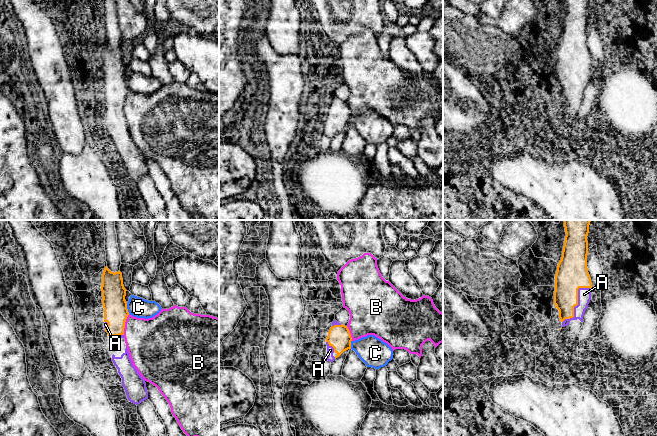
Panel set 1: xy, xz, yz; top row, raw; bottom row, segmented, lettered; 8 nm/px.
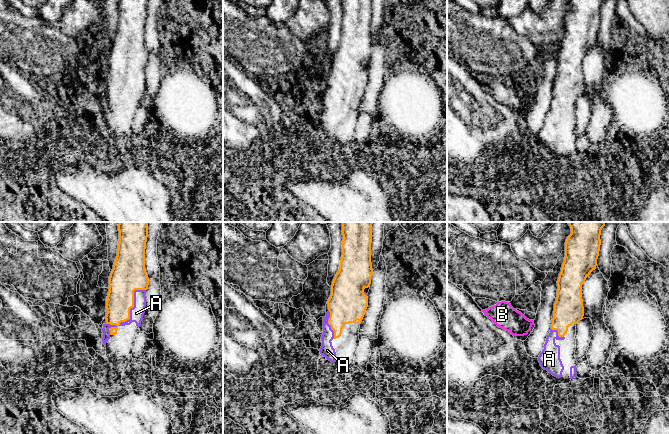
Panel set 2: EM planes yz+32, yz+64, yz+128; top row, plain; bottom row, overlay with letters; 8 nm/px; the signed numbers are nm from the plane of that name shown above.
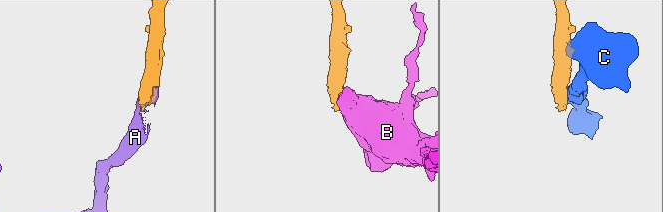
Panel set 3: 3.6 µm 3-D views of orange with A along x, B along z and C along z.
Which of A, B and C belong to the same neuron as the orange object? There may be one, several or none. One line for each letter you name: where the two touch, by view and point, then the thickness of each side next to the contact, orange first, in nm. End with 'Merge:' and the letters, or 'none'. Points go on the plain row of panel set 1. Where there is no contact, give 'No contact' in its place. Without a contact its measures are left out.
A: Touches orange at yz (577, 79). Thickness 260 nm (orange) against 110 nm
Merge: A

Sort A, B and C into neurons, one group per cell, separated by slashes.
A / B / C

